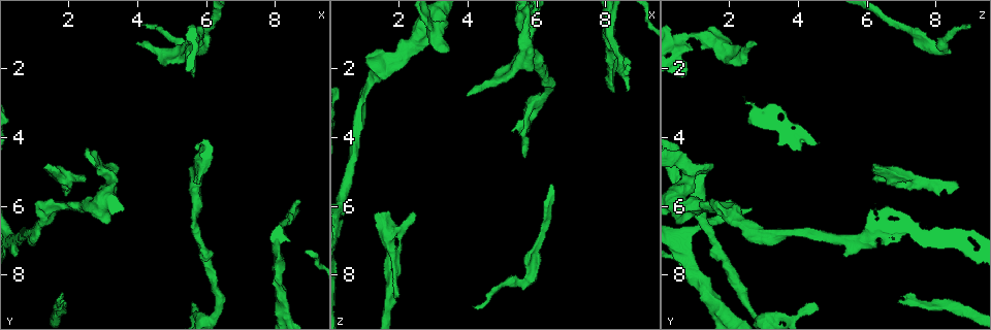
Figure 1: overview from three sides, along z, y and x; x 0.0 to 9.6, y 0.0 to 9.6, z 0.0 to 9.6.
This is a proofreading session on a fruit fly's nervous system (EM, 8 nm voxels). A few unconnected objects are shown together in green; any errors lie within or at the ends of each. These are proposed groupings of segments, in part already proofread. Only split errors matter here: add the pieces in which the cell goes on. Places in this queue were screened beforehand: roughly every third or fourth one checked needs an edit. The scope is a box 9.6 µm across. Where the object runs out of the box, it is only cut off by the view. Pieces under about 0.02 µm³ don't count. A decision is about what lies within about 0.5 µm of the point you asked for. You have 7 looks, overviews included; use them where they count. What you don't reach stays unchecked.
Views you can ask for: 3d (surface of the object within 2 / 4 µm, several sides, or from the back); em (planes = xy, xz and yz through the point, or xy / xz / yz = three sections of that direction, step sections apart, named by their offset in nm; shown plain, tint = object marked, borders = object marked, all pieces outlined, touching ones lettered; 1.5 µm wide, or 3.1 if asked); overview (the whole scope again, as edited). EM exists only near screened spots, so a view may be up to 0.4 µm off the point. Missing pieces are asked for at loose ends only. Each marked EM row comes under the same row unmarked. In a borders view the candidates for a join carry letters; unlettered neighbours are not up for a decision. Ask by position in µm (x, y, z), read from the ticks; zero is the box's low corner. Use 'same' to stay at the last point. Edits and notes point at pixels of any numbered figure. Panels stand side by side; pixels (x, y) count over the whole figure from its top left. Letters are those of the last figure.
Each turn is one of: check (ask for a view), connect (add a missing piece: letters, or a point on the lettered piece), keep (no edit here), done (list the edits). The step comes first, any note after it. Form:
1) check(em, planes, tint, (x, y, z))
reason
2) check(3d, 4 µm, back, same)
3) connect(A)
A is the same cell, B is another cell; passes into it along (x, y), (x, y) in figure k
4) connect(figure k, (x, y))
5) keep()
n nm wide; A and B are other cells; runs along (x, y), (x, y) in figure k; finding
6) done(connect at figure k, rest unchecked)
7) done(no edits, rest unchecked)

check(em, planes, borders, (1.85, 5.45, 8.70))
thin end

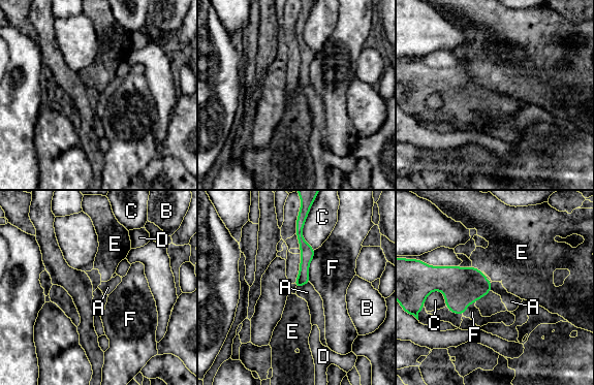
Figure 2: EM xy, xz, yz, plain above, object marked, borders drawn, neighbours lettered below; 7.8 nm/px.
connect(A)
A is the same cell, B, C, D, E and F are other cells; passes into it along (307, 254), (303, 285), (307, 292) in figure 2; it goes on there

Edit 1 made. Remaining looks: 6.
check(3d, 2 µm, (4.25, 0.75, 8.90))
thin end

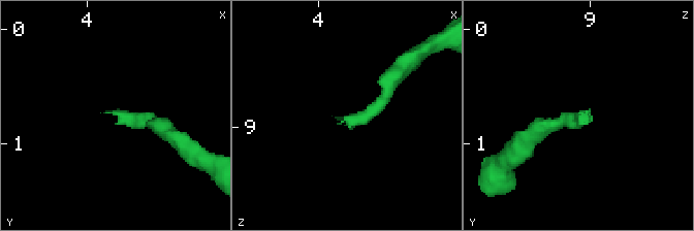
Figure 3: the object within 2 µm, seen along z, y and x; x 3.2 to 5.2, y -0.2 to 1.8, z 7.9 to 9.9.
check(em, xz, step 4, borders, (4.22, 0.76, 8.94))
need the tissue

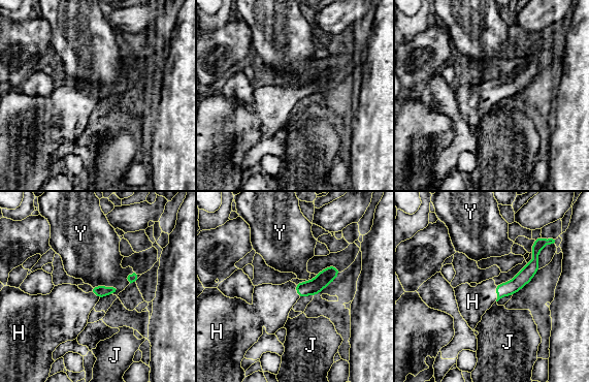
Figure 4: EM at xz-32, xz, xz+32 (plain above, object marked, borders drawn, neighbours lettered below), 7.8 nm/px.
check(em, planes, borders, same)

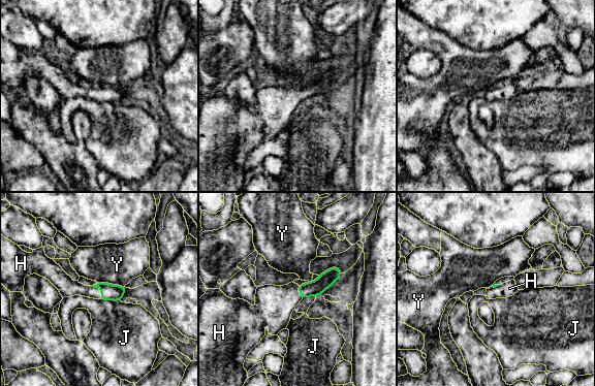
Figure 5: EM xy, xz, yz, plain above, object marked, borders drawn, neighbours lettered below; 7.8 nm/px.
connect(H)
H is the same cell, J and Y are other cells; passes into it along (108, 292), (98, 287), (67, 287) in figure 5; it goes on there

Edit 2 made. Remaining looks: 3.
check(overview)
see it whole again

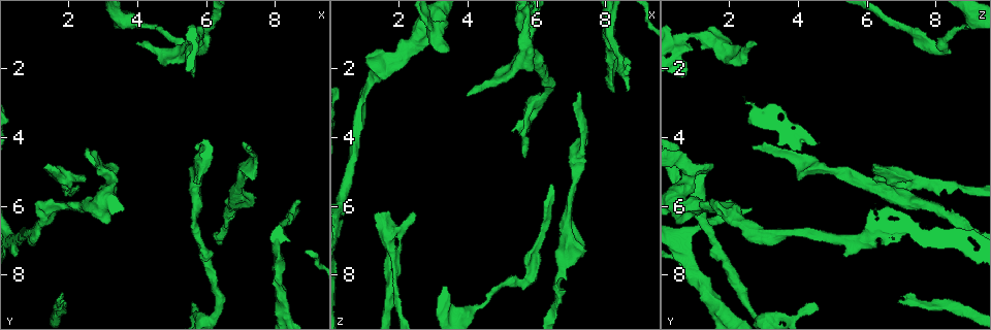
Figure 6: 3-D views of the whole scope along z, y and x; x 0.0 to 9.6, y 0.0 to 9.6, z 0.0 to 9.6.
check(em, planes, borders, (5.65, 2.20, 0.60))
thin end

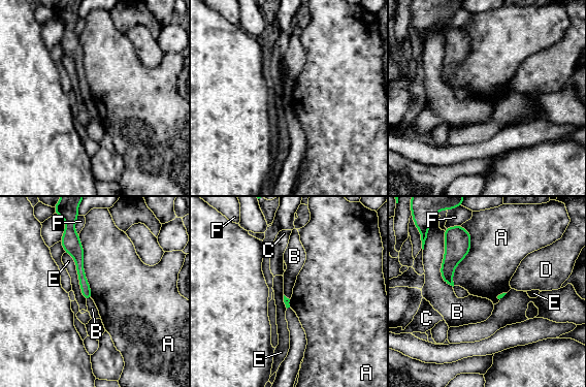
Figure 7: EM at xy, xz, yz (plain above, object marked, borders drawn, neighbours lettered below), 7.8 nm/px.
keep()
A, B, C, D, E and F are other cells; runs along (75, 235), (75, 250), (87, 297) in figure 7; no lettered piece goes on from it

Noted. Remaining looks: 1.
done(connect at figure 2, connect at figure 5, rest unchecked)

